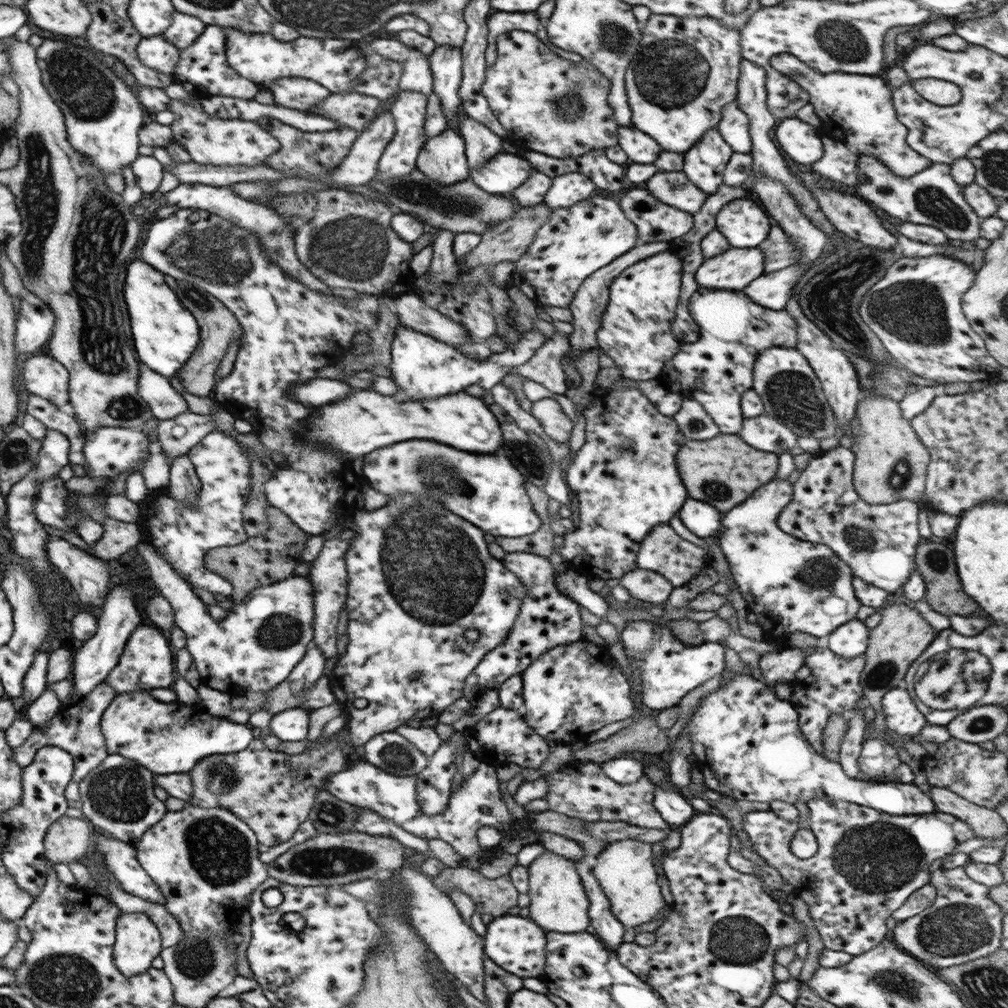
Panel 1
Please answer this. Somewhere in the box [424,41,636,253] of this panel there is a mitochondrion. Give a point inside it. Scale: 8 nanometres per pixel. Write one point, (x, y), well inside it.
(570, 106)

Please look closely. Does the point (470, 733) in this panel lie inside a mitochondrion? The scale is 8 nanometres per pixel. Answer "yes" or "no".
no

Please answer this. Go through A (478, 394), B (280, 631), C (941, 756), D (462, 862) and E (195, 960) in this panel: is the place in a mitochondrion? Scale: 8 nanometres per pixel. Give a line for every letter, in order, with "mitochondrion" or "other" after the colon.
A: other
B: mitochondrion
C: other
D: other
E: mitochondrion

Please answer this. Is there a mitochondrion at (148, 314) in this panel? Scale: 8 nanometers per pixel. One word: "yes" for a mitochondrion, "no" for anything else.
no

